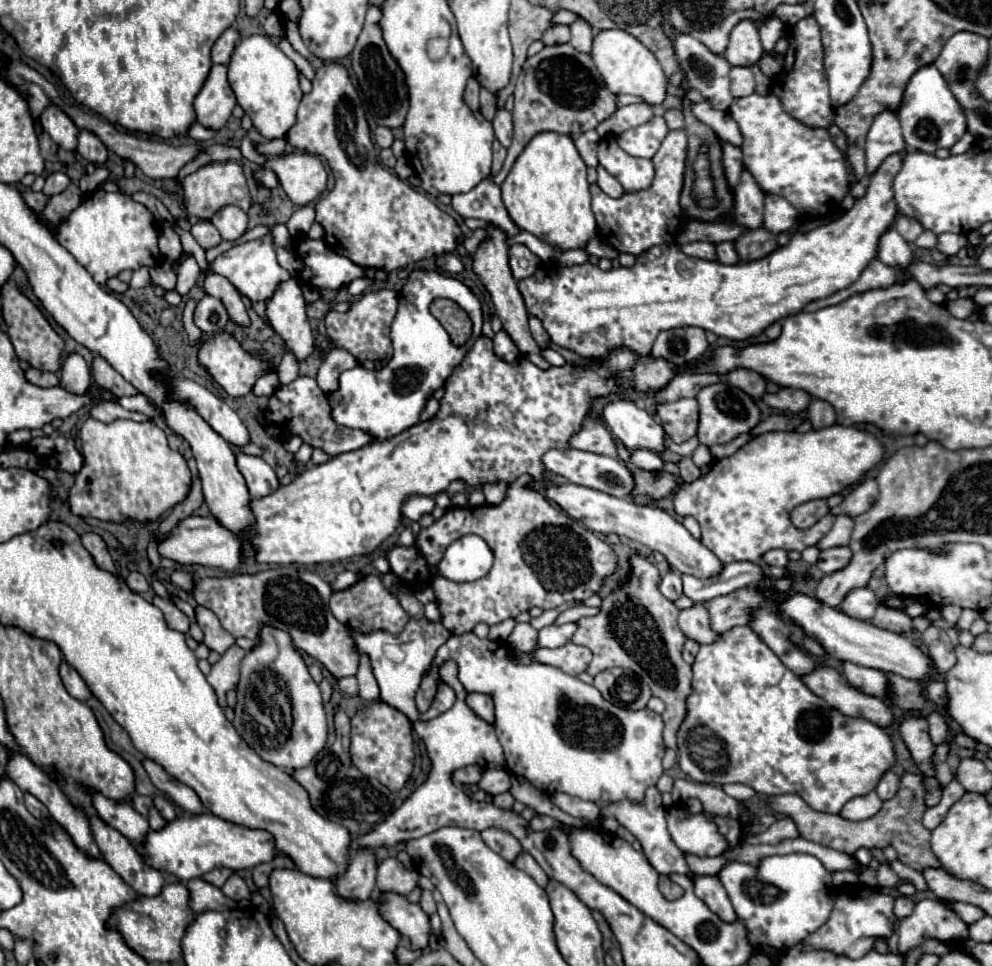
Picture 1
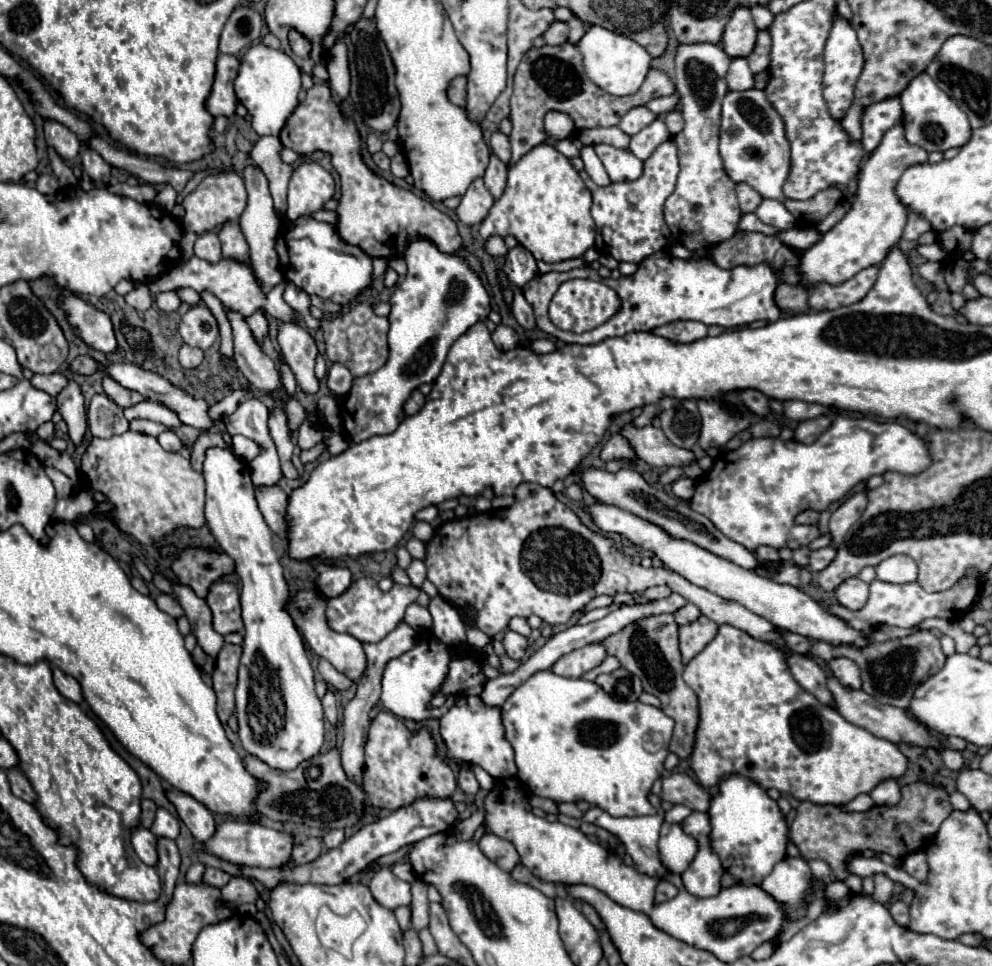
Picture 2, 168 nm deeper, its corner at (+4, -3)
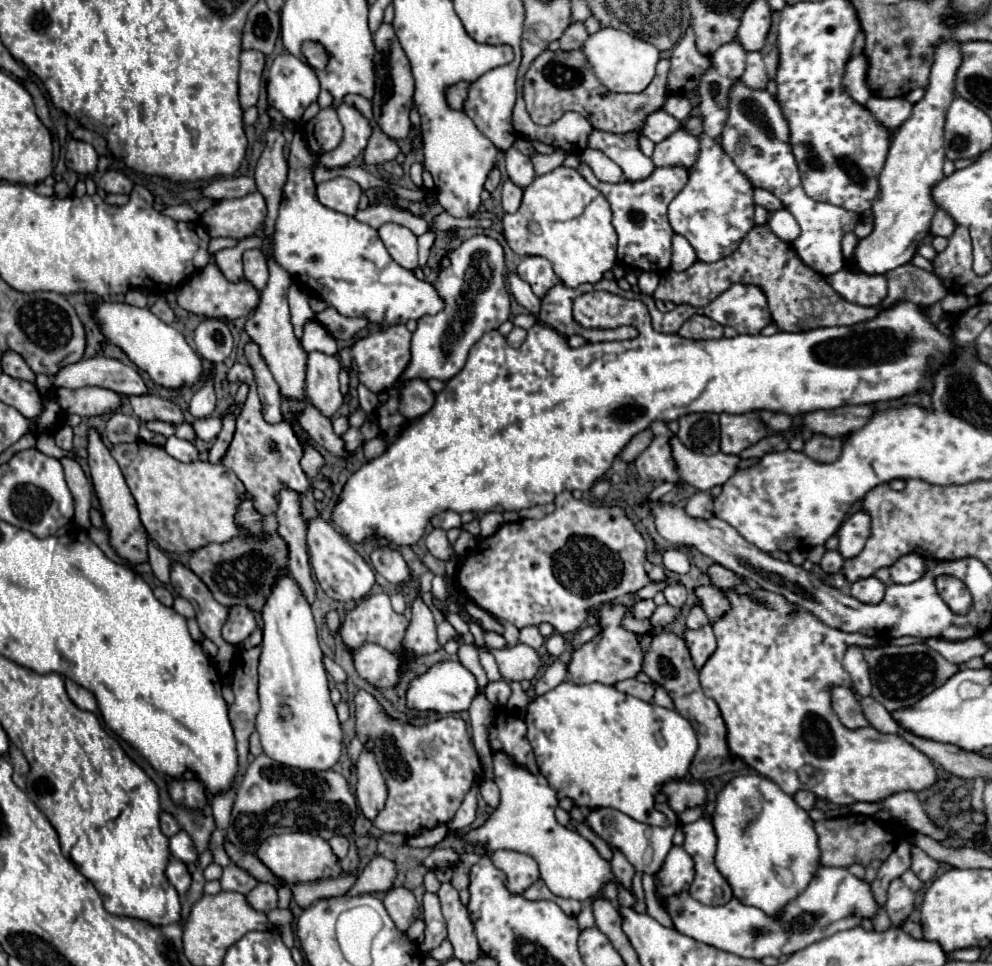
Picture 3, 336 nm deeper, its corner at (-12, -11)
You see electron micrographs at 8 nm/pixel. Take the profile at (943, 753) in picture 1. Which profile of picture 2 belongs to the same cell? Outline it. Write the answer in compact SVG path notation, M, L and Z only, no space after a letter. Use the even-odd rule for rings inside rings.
M918 780L918 782L906 784L902 788L902 800L896 806L874 806L868 812L850 812L850 814L846 814L838 806L816 806L812 802L800 802L800 806L796 808L796 818L790 826L790 836L792 836L792 842L800 848L802 856L806 860L812 860L812 858L826 860L830 864L830 868L834 870L834 874L840 880L844 880L848 876L846 858L850 856L850 852L866 850L866 848L870 848L874 852L888 852L890 856L896 858L898 866L902 866L906 856L918 852L918 850L924 850L934 840L940 824L944 822L944 818L950 812L952 812L952 804L950 804L946 788L944 786L934 786L926 780Z

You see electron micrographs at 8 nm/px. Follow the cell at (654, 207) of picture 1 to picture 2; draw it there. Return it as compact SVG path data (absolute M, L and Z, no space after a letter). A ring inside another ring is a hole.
M674 140L662 142L652 156L644 162L644 174L634 182L614 182L608 188L600 188L582 170L580 176L586 188L592 192L592 218L596 222L596 250L610 254L618 262L638 264L642 258L662 250L672 238L664 222L664 202L674 192L680 174L678 148Z

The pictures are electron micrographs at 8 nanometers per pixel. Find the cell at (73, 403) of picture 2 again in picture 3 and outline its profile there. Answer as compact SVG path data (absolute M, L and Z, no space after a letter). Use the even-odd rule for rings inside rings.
M96 430L88 432L88 454L90 454L88 456L90 476L92 476L94 492L98 496L100 508L102 508L102 520L104 520L104 526L106 526L108 536L110 536L110 546L114 548L114 552L122 560L126 560L132 566L148 562L148 534L146 534L146 528L140 522L136 500L134 500L134 496L132 496L132 492L130 492L122 472L120 472L120 466L112 458L110 450L102 444Z

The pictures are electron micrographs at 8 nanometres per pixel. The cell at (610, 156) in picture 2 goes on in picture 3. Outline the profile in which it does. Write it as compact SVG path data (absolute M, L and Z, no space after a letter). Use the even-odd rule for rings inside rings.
M592 130L588 136L588 148L604 152L610 160L614 160L628 180L642 180L652 174L654 164L640 152L638 146L640 132L626 134L610 134L602 130Z

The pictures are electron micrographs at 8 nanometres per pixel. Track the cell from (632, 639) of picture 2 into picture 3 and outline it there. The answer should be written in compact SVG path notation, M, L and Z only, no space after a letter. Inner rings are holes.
M656 634L652 640L650 650L644 656L644 672L662 688L666 688L666 692L670 694L676 712L680 716L684 716L694 728L702 728L702 730L694 730L698 736L698 752L692 760L690 766L690 774L696 780L708 780L726 772L742 772L748 770L748 766L740 760L734 758L728 750L728 740L726 740L726 724L722 720L722 714L718 710L718 704L708 698L702 692L702 686L698 682L698 670L692 664L690 652L686 648L686 642L676 636L676 634Z

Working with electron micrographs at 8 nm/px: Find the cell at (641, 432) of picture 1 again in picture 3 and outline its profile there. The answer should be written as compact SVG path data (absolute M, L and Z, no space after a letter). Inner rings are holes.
M672 438L670 444L682 480L702 492L708 492L714 486L722 486L738 470L740 456L724 452L706 456L700 452L692 452L690 448L684 448L678 438Z

